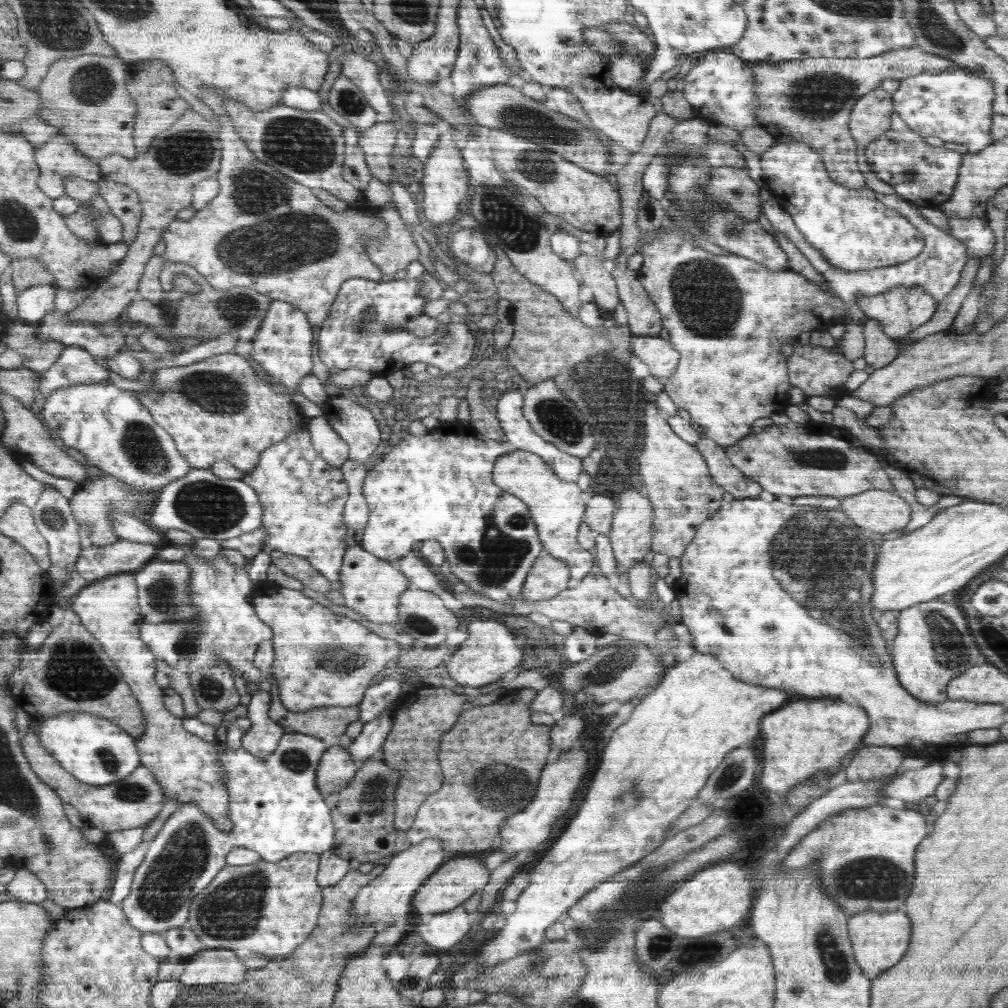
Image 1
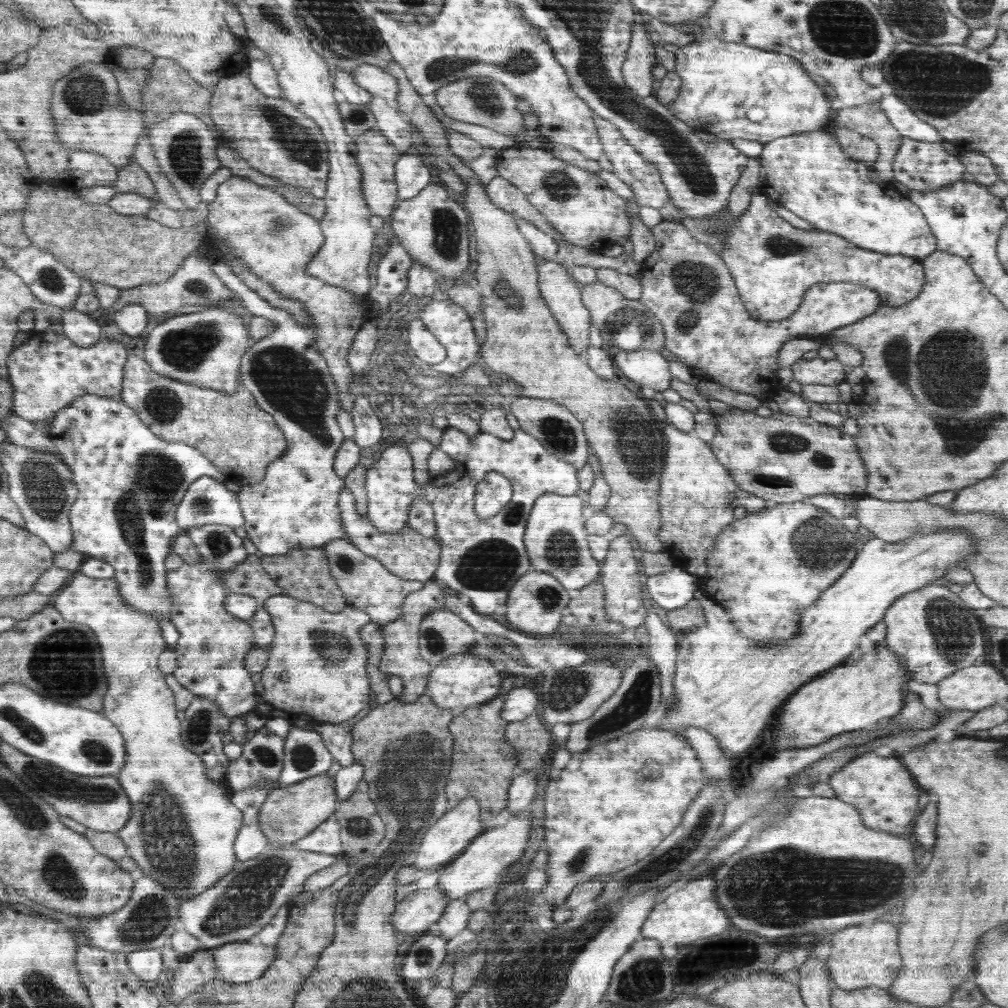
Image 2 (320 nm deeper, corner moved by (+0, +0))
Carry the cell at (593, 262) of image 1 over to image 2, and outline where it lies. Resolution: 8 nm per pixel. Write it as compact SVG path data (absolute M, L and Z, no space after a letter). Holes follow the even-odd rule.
M597 280L594 284L586 285L581 290L581 300L585 303L585 307L593 315L594 324L600 330L600 336L607 345L617 346L624 351L632 350L652 350L660 352L665 347L665 332L659 320L654 316L653 312L648 310L639 300L628 299L620 291L620 287L612 288L606 286Z

